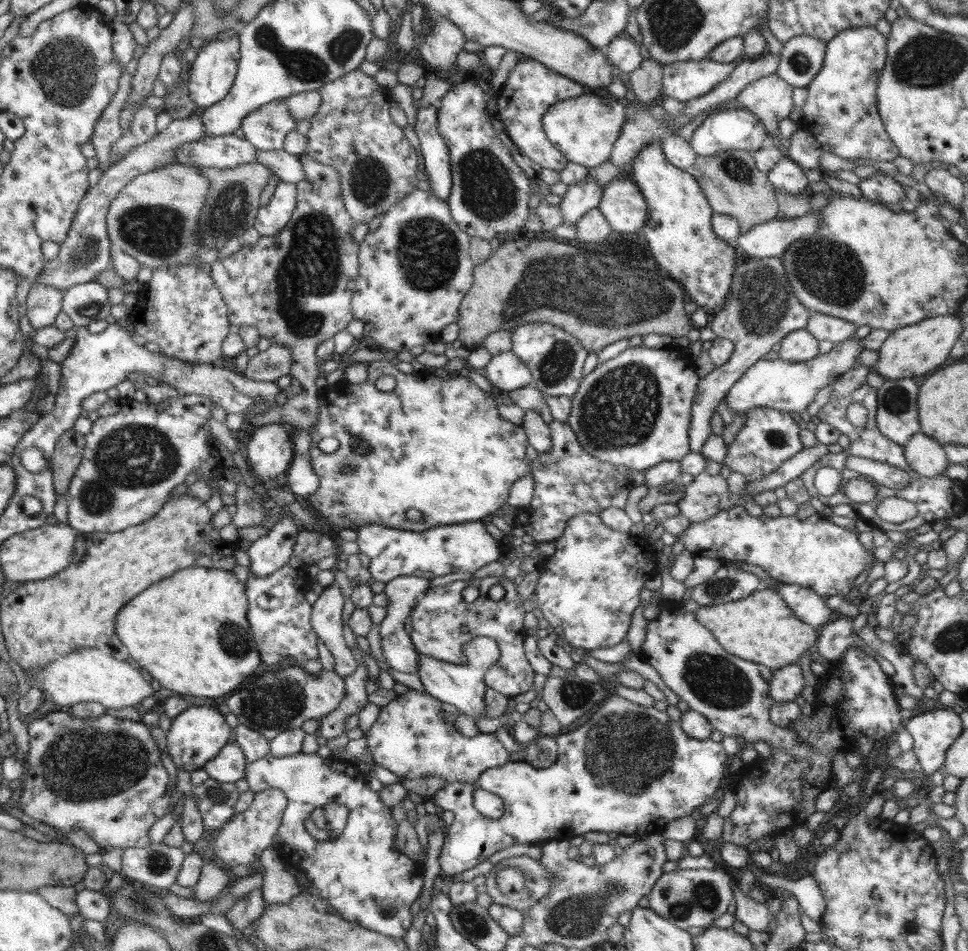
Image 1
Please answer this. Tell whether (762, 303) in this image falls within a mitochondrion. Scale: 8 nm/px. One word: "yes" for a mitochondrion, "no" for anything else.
yes

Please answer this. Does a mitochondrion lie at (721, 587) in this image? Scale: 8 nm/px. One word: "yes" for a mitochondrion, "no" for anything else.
yes

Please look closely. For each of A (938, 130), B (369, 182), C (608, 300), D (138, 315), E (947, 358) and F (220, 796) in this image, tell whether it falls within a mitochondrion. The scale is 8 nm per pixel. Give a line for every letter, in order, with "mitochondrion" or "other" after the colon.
A: other
B: mitochondrion
C: mitochondrion
D: other
E: other
F: mitochondrion

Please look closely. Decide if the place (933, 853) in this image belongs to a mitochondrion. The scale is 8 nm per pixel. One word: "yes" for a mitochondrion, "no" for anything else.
no

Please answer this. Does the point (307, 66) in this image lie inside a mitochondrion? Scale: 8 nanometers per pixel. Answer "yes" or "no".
yes

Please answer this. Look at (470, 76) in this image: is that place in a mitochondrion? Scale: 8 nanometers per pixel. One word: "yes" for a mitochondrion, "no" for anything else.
no

